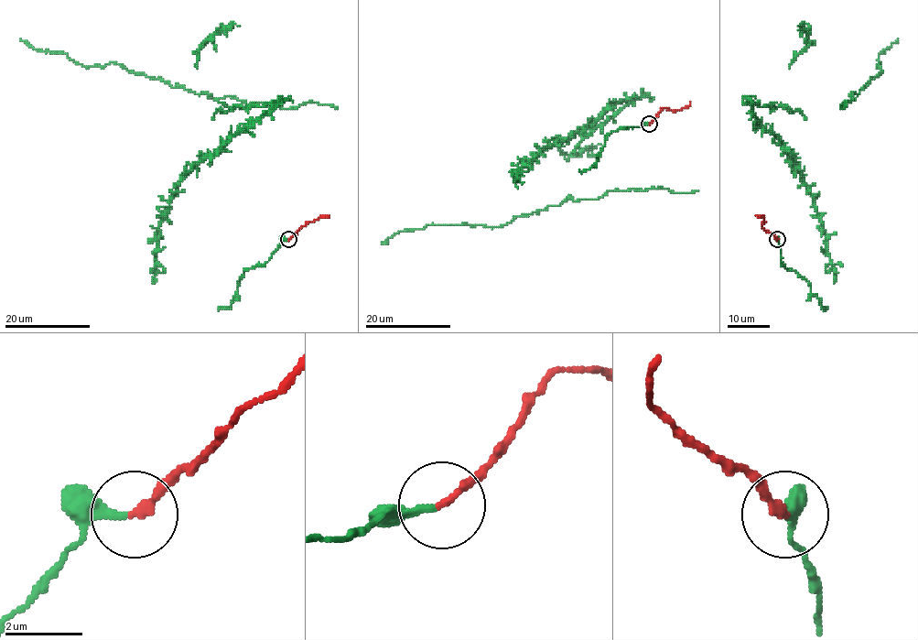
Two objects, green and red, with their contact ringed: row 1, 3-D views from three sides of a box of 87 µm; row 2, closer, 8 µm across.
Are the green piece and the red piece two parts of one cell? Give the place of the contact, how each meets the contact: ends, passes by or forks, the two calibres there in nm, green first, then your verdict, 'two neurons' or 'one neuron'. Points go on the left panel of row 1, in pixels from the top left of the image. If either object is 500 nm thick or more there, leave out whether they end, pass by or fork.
place (288, 239); green ends; red ends; calibres 200 and 220 nm; one neuron

